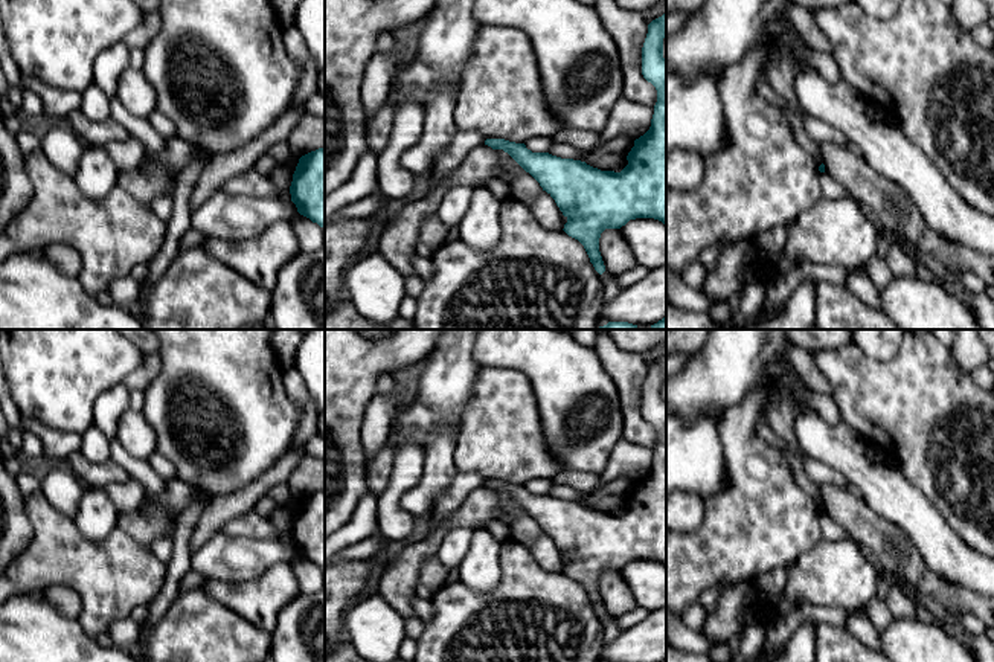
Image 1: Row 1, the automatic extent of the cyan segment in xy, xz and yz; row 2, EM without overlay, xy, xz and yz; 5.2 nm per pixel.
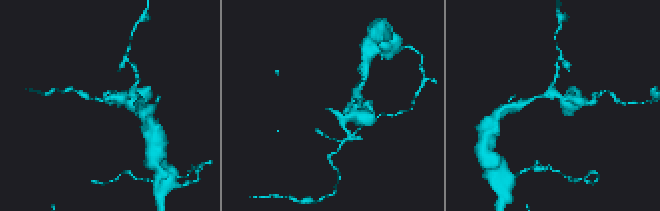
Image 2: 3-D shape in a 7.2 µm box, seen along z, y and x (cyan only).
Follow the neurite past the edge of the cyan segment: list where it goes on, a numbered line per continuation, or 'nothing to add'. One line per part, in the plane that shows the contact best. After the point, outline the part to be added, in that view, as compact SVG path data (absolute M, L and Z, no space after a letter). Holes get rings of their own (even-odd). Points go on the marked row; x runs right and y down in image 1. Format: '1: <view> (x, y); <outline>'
nothing to add

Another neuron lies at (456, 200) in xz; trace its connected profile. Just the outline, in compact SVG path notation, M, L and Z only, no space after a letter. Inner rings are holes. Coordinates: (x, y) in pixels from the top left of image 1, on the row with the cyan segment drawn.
M450 183L439 204L438 215L447 229L459 227L470 203L473 189L462 185Z

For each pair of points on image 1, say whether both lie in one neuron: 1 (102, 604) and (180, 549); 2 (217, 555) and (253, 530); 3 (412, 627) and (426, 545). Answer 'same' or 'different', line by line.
1: different
2: different
3: different

